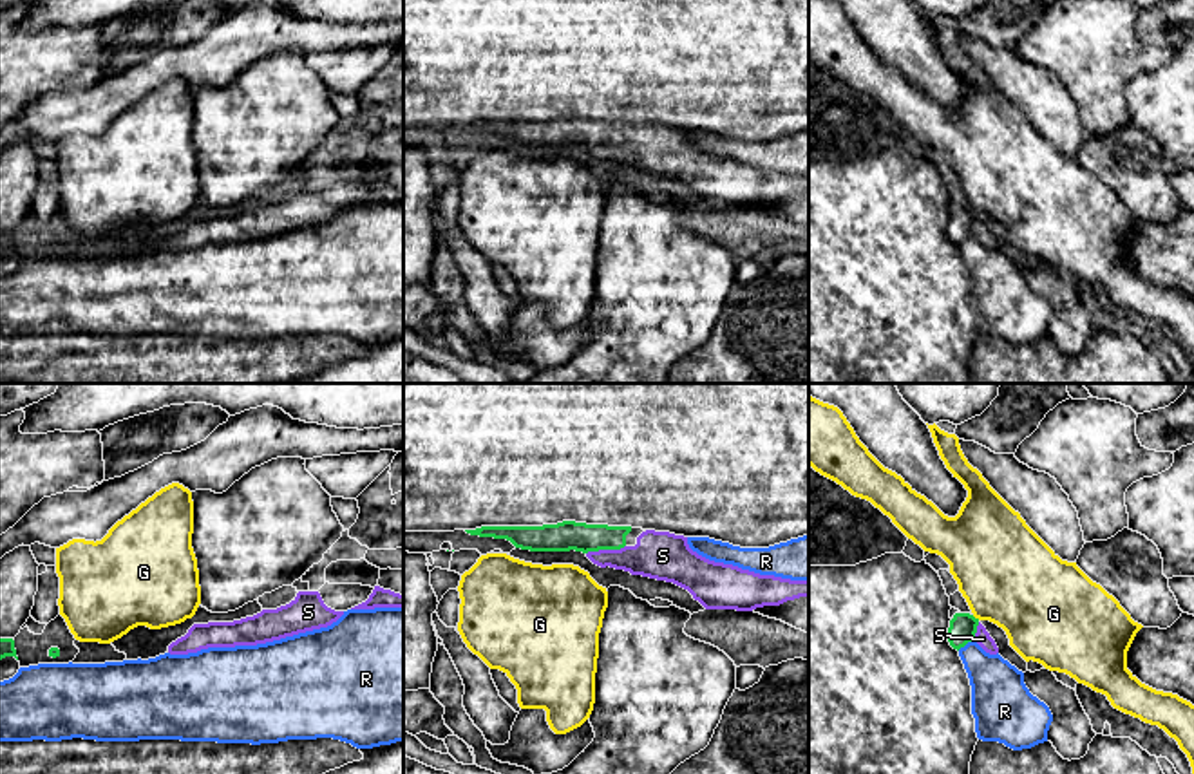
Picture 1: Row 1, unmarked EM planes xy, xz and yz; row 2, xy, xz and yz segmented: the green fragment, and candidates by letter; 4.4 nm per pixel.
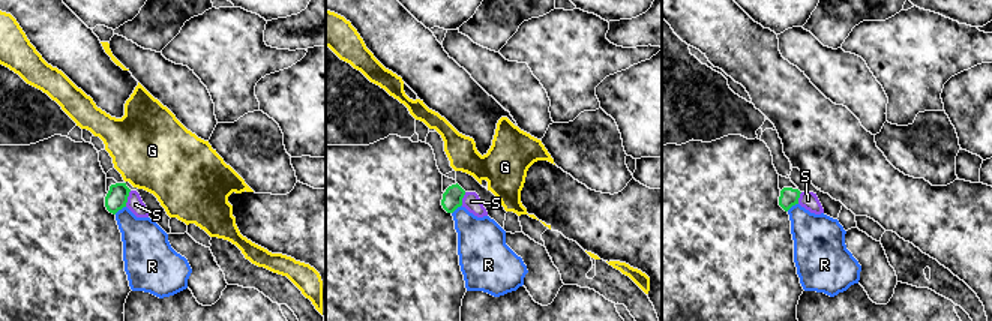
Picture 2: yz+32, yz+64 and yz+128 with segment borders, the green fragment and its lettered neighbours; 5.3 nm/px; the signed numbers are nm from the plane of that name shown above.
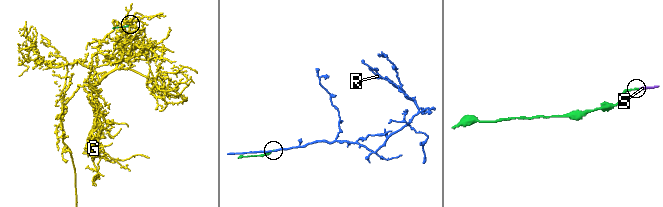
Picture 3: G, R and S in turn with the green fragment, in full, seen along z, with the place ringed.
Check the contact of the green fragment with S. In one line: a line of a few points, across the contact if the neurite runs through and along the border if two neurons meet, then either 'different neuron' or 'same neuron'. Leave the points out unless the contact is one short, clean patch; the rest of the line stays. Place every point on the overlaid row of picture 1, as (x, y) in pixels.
line xz (565, 536), (596, 539), (605, 548), (617, 556), (659, 556); same neuron

